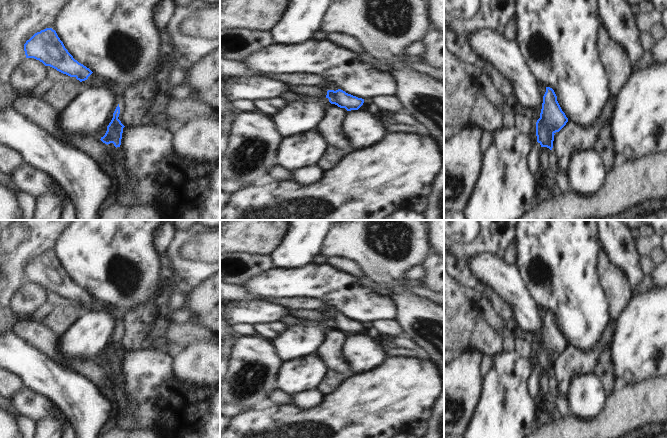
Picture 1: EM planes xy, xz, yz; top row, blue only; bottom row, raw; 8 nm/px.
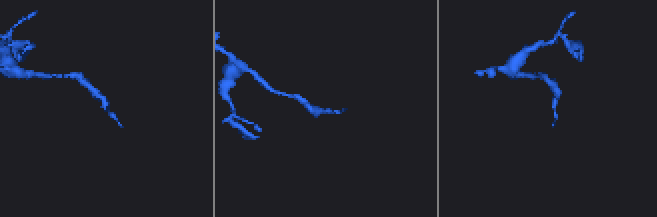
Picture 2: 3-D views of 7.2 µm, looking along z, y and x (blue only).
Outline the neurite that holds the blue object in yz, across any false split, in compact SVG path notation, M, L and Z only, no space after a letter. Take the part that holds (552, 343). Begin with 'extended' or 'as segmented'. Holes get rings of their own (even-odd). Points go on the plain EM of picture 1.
extended; M546 311L540 342L536 346L537 366L528 380L529 393L533 399L537 399L540 392L540 372L547 371L552 374L555 357L567 346L568 342L562 335L554 314Z

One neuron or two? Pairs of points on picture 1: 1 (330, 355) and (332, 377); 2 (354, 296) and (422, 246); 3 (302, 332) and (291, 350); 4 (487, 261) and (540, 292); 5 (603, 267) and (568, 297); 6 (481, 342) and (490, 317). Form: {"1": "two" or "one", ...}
{"1": "two", "2": "two", "3": "one", "4": "two", "5": "two", "6": "two"}

